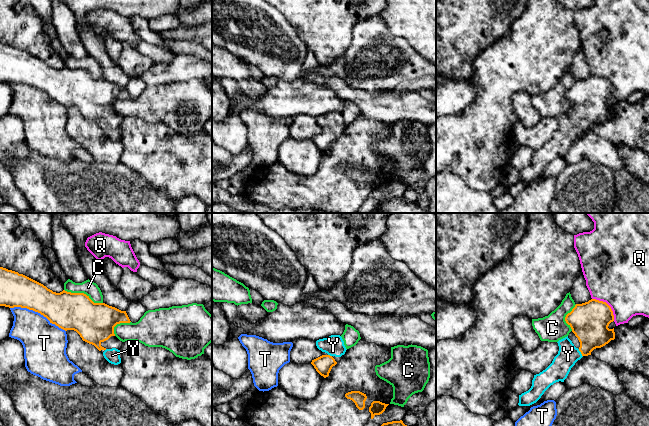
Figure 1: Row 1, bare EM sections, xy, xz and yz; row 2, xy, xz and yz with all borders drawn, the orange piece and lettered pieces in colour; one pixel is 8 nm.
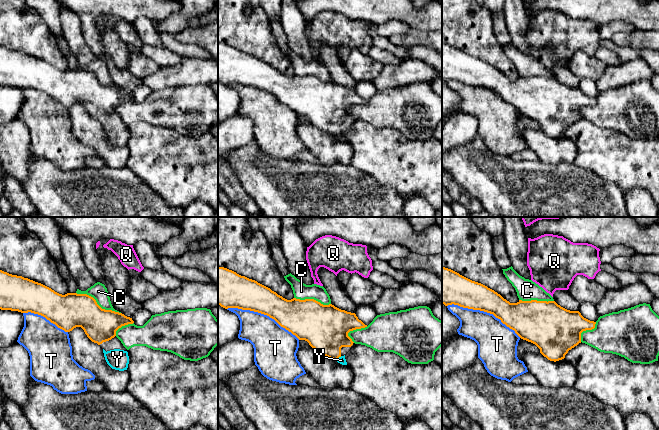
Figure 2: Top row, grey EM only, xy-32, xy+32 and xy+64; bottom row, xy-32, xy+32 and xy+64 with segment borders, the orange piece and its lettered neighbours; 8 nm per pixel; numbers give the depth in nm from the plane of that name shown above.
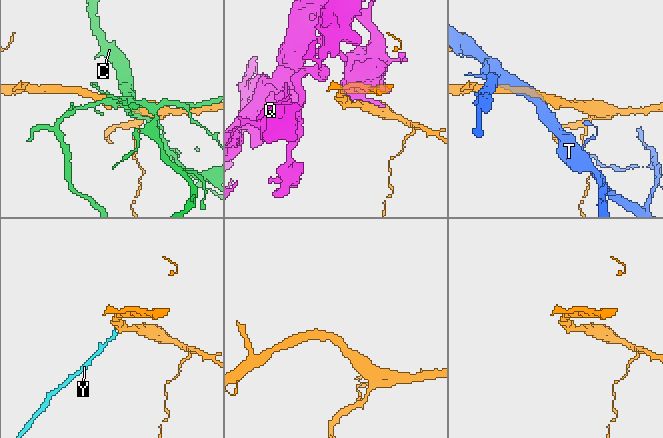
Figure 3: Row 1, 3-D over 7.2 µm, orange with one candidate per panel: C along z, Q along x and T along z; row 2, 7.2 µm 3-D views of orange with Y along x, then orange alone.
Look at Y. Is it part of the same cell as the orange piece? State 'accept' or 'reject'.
accept

